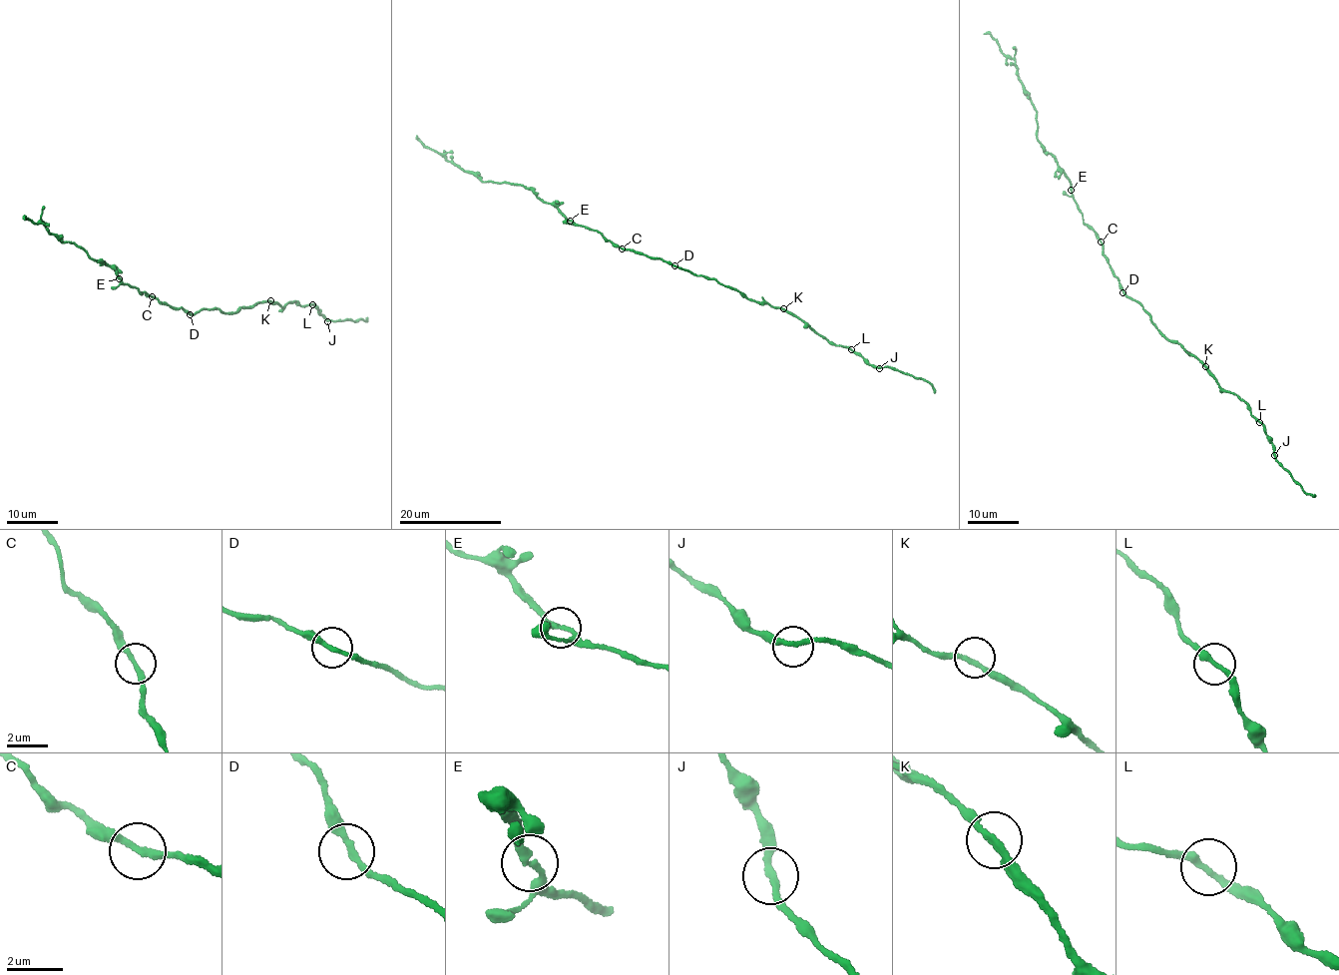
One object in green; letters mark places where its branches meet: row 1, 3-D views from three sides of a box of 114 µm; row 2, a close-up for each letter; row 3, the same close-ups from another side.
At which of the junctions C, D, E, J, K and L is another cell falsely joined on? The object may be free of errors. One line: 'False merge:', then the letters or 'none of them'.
False merge: none of them

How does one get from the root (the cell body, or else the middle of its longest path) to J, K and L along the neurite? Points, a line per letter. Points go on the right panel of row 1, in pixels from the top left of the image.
J: (1123, 291), (1167, 339), (1196, 357), (1215, 381), (1247, 405), (1262, 424), (1274, 455)
K: (1123, 291), (1141, 306), (1167, 339), (1175, 341), (1205, 366)
L: (1123, 291), (1141, 306), (1167, 339), (1175, 341), (1196, 357), (1215, 381), (1240, 399), (1259, 422)

